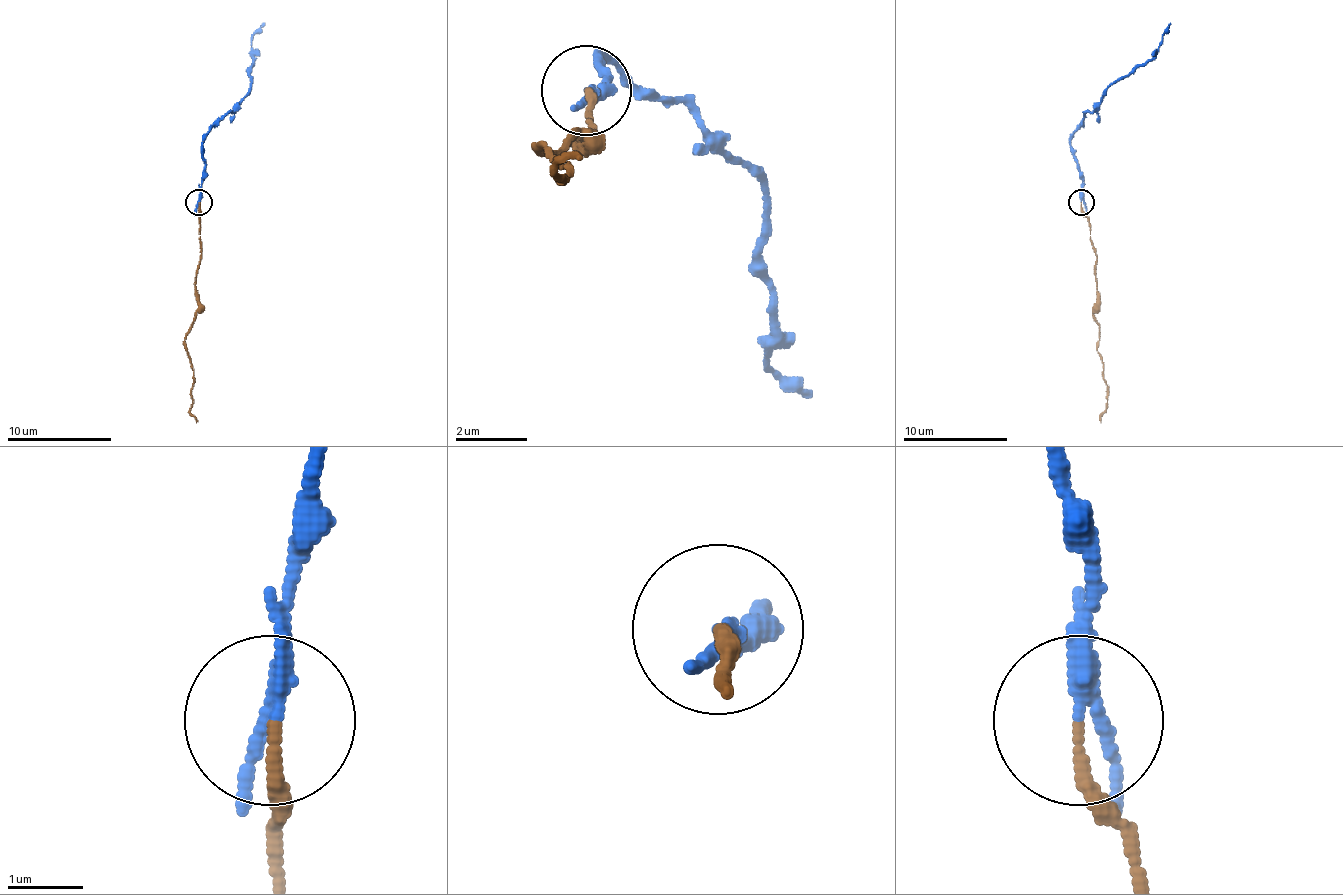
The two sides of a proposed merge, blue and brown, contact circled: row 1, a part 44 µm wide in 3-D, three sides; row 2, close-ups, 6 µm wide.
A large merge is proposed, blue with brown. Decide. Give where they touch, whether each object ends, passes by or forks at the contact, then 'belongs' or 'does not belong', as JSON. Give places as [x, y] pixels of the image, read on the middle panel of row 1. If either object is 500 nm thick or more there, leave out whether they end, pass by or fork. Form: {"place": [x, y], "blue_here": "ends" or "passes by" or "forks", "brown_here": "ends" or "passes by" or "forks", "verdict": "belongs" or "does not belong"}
{"place": [586, 90], "blue_here": "passes by", "brown_here": "ends", "verdict": "does not belong"}

